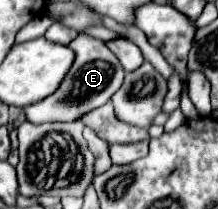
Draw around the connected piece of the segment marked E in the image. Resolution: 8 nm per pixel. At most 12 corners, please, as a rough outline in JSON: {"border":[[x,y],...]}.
{"border":[[79,34],[55,94],[25,106],[31,124],[75,122],[123,84],[103,40]]}

